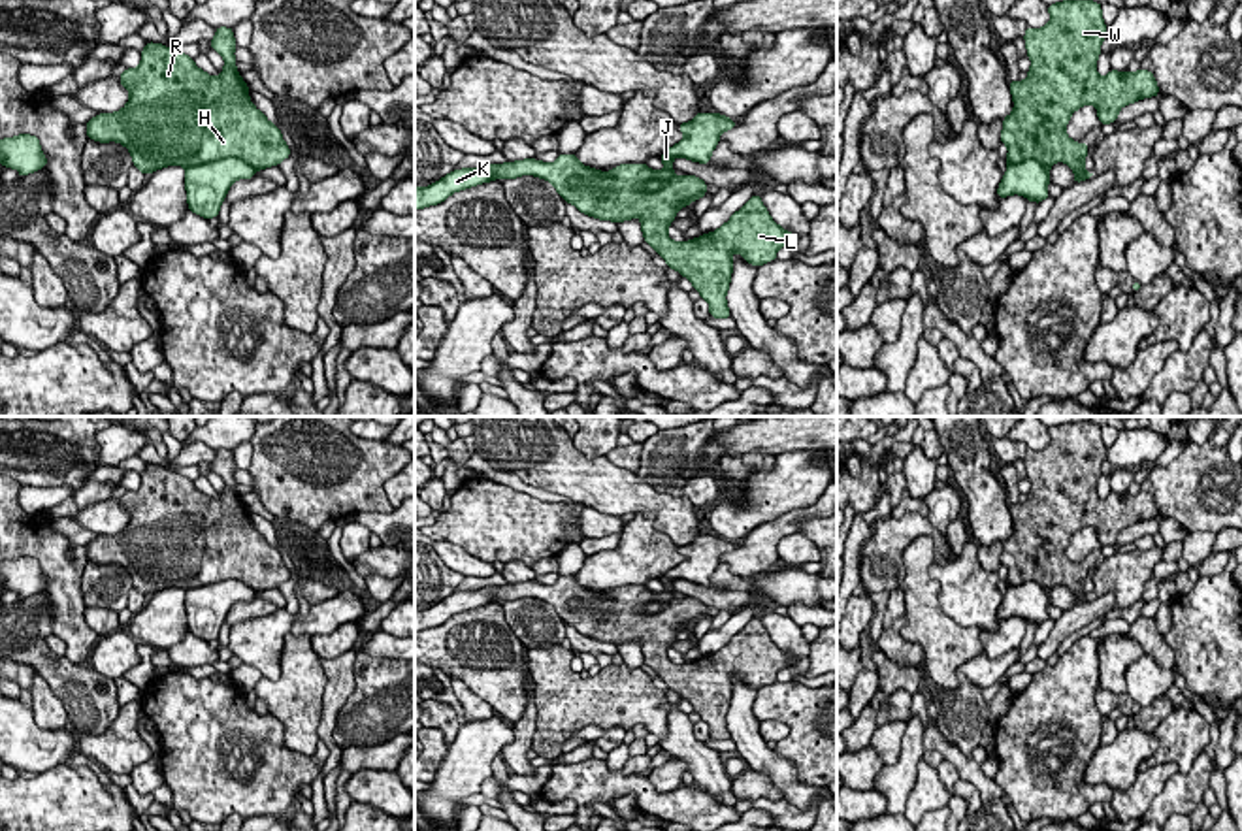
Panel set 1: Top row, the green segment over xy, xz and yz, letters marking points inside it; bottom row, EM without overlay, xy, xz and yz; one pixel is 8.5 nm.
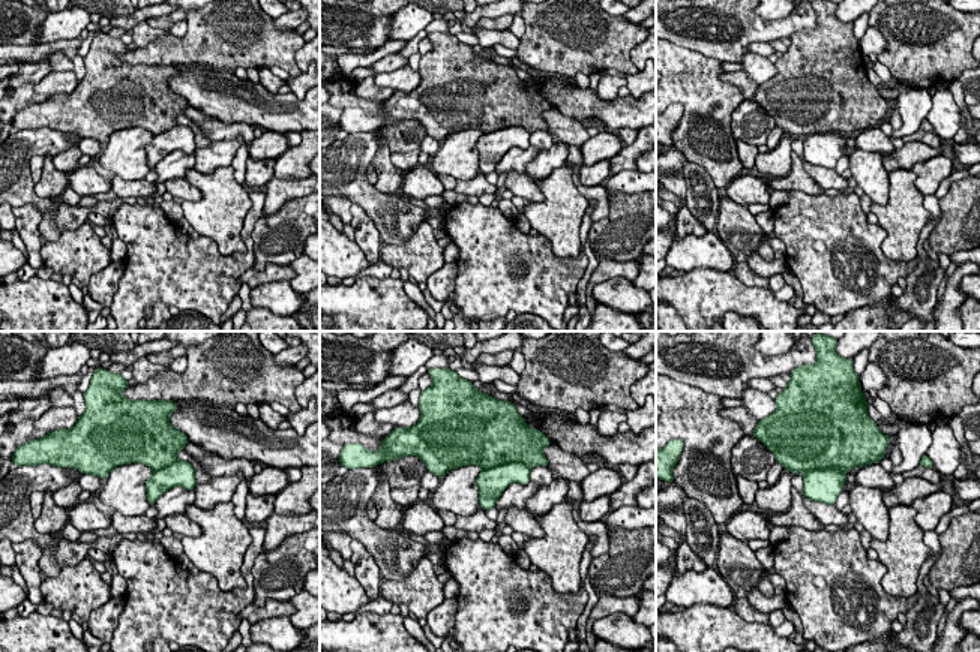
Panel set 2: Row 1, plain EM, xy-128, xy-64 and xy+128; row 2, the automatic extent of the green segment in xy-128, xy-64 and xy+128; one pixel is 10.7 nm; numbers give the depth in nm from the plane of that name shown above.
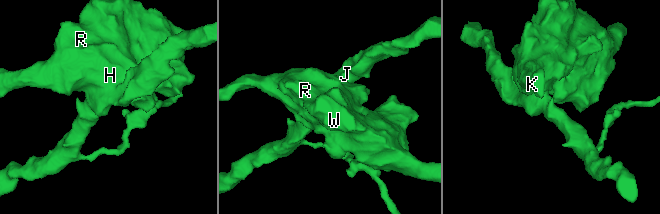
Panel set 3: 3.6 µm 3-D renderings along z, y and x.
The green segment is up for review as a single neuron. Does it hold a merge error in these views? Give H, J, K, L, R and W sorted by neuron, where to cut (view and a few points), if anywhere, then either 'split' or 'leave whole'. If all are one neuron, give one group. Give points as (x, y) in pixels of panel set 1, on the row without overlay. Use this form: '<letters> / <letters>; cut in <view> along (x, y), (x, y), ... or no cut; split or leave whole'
H K L R W / J; cut in xy along (187, 588), (240, 579), (257, 592); split

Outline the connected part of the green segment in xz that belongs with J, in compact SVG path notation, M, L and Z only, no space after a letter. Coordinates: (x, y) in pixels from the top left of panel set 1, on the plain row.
M697 535L690 545L678 546L678 552L686 558L682 563L667 571L660 577L663 584L663 592L654 592L654 601L645 607L645 614L654 614L663 611L667 603L673 599L673 582L677 578L709 586L714 569L718 567L718 560L722 554L735 550L729 539L720 535Z

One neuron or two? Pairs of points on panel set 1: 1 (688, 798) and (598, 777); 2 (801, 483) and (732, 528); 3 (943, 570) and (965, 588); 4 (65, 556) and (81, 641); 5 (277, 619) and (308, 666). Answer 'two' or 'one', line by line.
1: one
2: one
3: one
4: one
5: two

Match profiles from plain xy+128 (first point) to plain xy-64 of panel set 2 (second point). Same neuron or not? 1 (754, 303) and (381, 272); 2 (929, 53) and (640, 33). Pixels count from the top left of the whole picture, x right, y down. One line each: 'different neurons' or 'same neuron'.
1: different neurons
2: same neuron

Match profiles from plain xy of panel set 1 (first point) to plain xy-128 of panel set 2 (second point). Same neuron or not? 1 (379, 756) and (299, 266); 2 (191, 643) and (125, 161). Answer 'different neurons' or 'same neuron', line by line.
1: different neurons
2: different neurons

